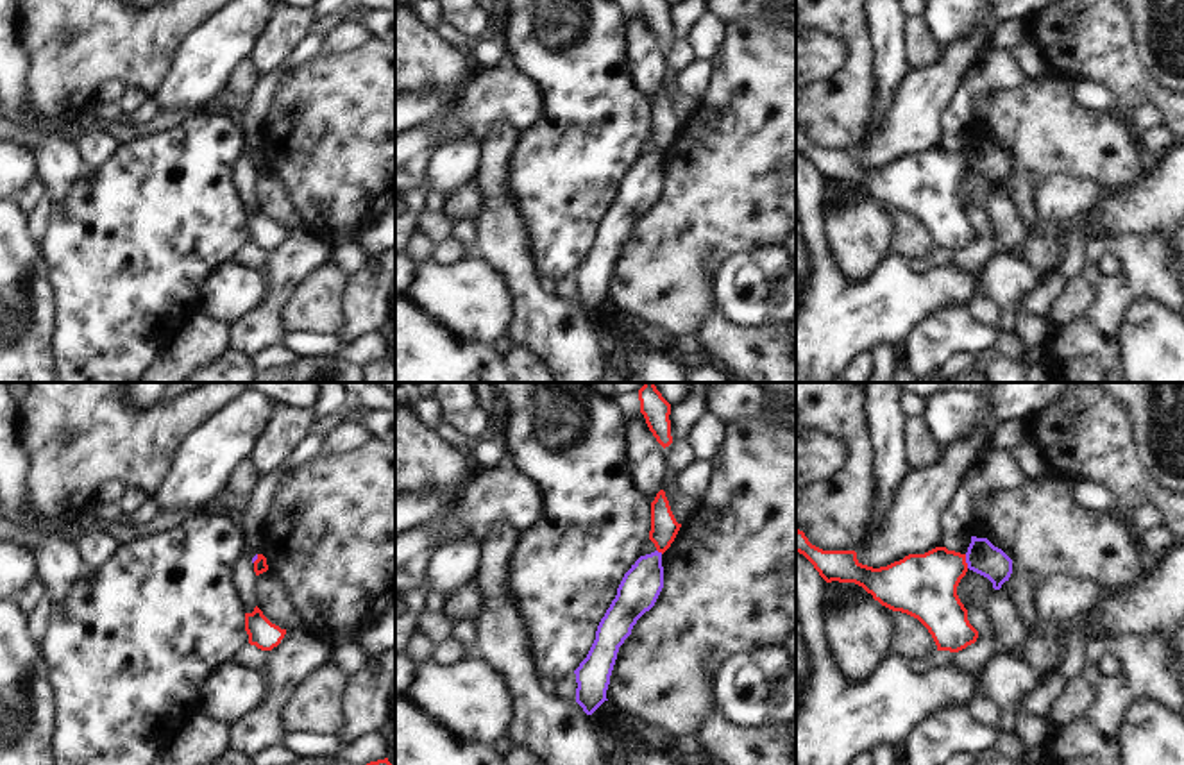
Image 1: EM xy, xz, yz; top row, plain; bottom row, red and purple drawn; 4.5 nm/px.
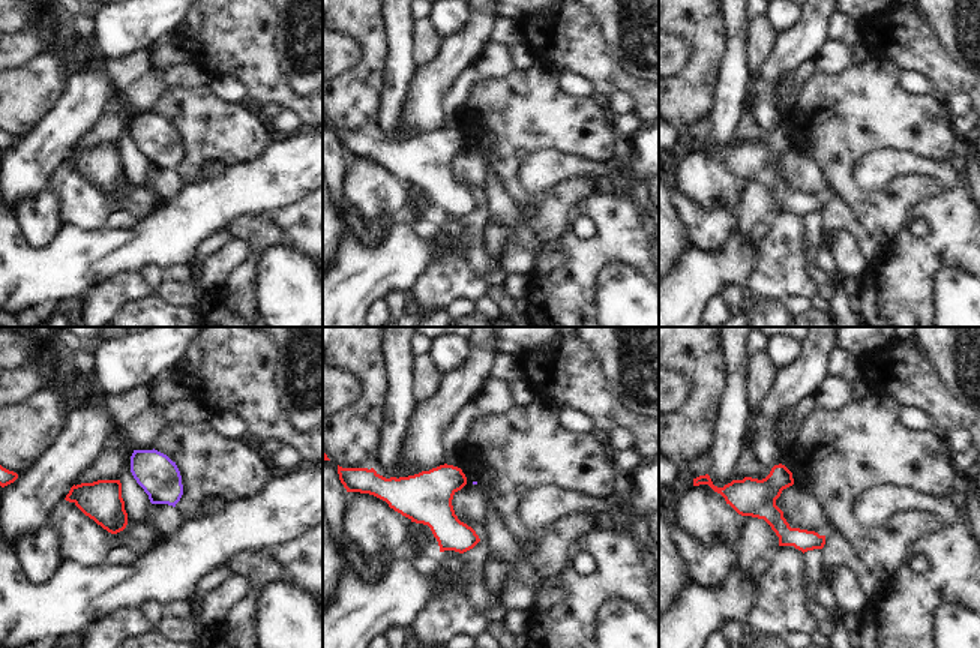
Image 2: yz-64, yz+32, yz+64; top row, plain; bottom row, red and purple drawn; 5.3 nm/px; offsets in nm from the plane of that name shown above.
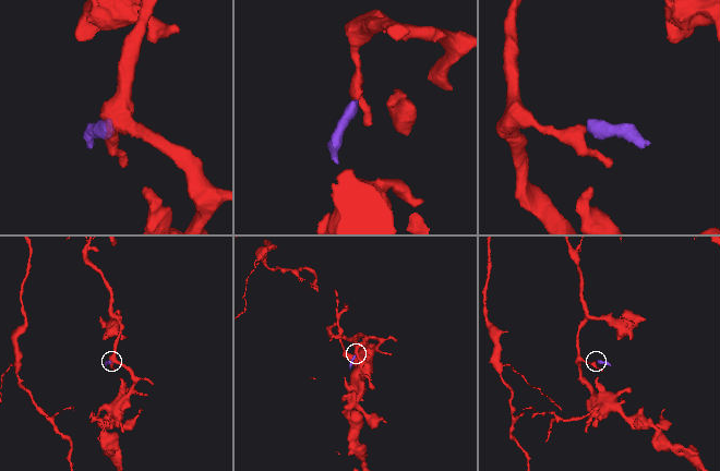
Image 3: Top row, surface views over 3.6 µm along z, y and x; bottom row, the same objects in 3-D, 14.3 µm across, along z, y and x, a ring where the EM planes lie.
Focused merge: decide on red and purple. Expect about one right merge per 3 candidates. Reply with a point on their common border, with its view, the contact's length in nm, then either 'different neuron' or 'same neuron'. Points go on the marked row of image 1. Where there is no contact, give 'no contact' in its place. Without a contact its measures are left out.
contact yz (964, 562); length 70 nm; different neuron

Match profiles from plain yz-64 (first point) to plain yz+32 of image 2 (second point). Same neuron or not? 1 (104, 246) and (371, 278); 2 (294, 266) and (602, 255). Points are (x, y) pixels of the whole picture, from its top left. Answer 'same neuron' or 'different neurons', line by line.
1: same neuron
2: different neurons

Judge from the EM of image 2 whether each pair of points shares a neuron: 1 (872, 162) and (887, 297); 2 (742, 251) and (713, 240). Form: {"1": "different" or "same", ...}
{"1": "same", "2": "different"}

